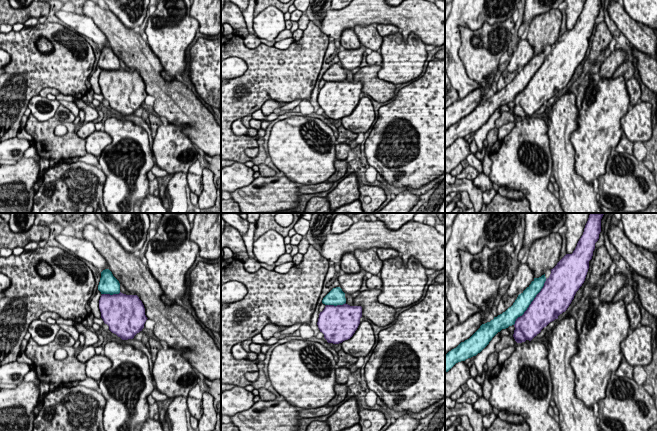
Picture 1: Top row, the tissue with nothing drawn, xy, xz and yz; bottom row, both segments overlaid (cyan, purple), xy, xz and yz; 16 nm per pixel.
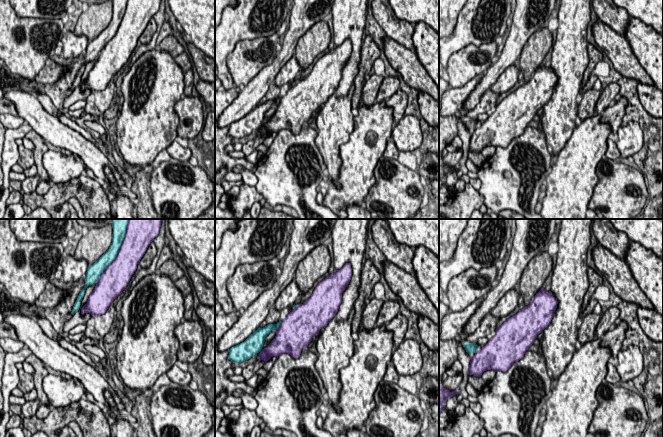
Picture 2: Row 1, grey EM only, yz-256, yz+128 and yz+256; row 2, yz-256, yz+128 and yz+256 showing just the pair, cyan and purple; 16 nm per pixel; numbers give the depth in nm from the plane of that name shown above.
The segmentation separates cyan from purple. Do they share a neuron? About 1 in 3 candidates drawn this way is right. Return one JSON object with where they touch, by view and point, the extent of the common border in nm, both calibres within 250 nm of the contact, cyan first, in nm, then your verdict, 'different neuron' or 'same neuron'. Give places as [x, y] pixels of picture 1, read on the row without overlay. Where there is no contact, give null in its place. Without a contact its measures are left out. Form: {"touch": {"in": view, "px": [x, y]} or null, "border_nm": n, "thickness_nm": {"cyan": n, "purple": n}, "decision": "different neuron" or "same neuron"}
{"touch": {"in": "yz", "px": [531, 77]}, "border_nm": 900, "thickness_nm": {"cyan": 240, "purple": 460}, "decision": "same neuron"}

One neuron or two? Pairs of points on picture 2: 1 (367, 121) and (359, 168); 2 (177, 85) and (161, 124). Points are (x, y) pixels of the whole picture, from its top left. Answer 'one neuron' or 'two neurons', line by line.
1: one neuron
2: one neuron

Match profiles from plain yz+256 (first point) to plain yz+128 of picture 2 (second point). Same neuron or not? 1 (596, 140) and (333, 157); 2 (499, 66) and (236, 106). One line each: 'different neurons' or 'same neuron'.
1: different neurons
2: same neuron

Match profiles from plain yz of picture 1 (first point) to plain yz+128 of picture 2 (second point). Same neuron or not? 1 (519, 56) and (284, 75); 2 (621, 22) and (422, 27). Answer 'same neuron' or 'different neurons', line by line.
1: same neuron
2: different neurons

